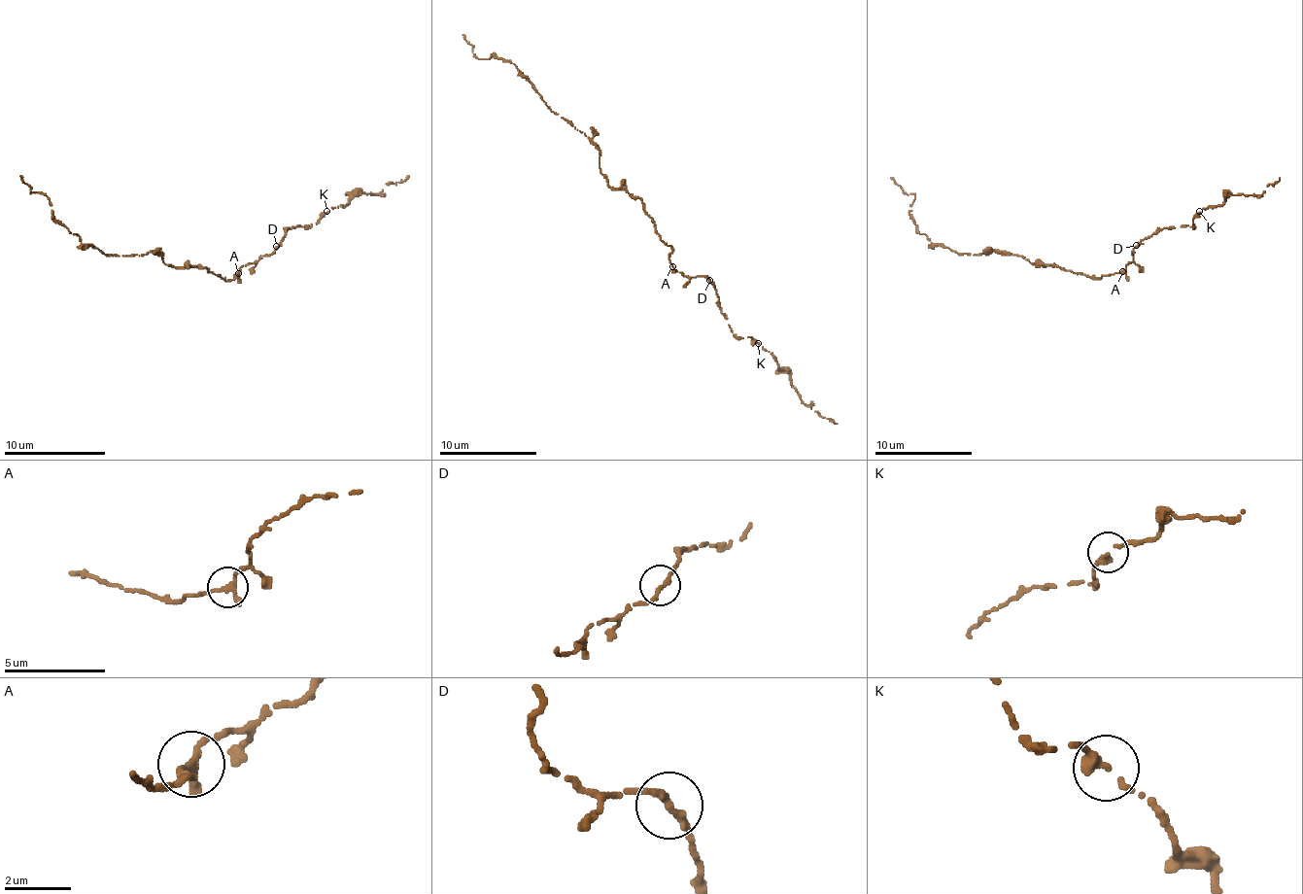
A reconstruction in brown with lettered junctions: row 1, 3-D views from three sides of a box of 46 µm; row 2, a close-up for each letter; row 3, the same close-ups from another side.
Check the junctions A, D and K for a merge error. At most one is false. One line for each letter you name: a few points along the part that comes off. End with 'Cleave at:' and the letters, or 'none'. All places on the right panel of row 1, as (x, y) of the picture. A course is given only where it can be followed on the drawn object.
Cleave at: none

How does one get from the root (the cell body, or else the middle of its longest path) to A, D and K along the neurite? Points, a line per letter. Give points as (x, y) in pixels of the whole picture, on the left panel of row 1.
A: (218, 274), (223, 279), (233, 279), (238, 274)
D: (218, 274), (223, 279), (233, 279), (246, 263), (269, 257), (276, 246)
K: (218, 274), (223, 279), (238, 276), (233, 276), (246, 263), (269, 257), (289, 228), (317, 223), (326, 211)

